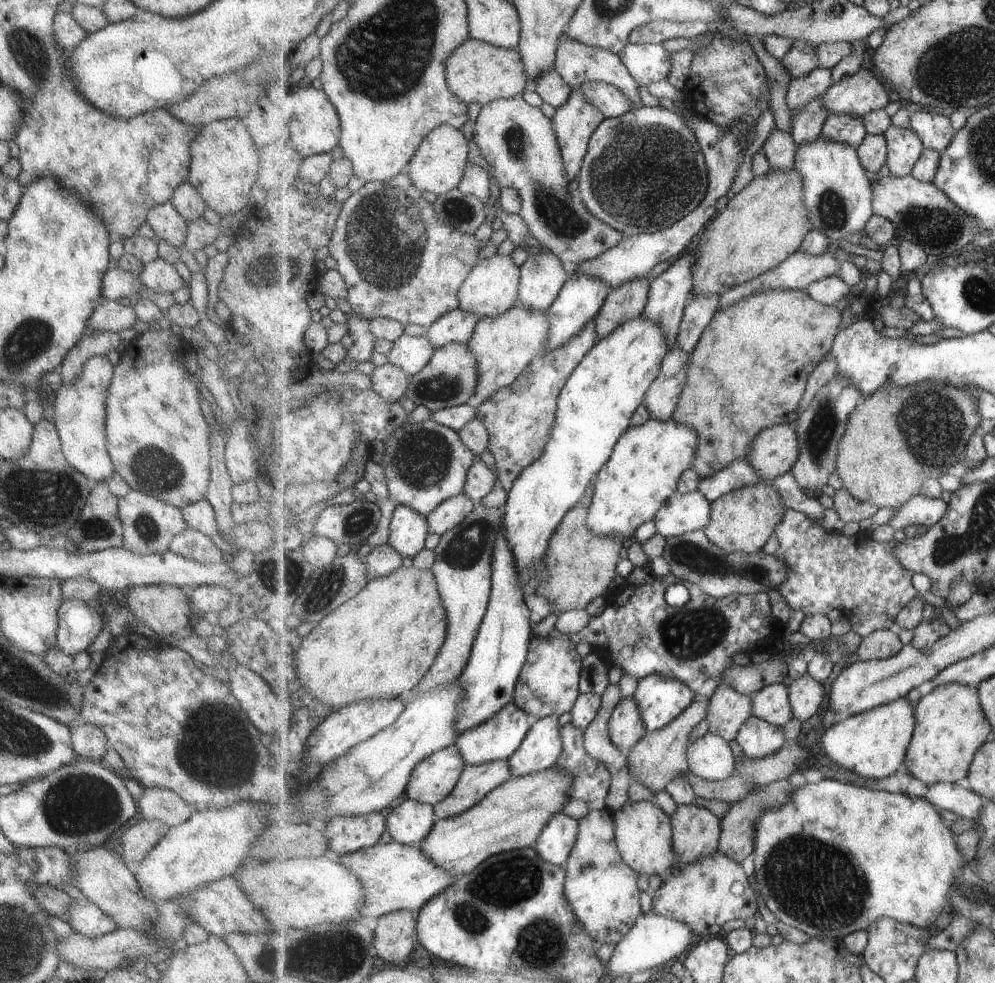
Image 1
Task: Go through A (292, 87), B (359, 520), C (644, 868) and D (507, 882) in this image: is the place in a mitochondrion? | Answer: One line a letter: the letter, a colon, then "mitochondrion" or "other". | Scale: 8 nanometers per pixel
A: other
B: mitochondrion
C: other
D: mitochondrion

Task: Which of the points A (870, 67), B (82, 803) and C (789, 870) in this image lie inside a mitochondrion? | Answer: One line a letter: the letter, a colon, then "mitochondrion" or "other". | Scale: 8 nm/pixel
A: other
B: mitochondrion
C: mitochondrion

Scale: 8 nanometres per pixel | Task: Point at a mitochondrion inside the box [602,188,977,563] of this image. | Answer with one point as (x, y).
(933, 425)

